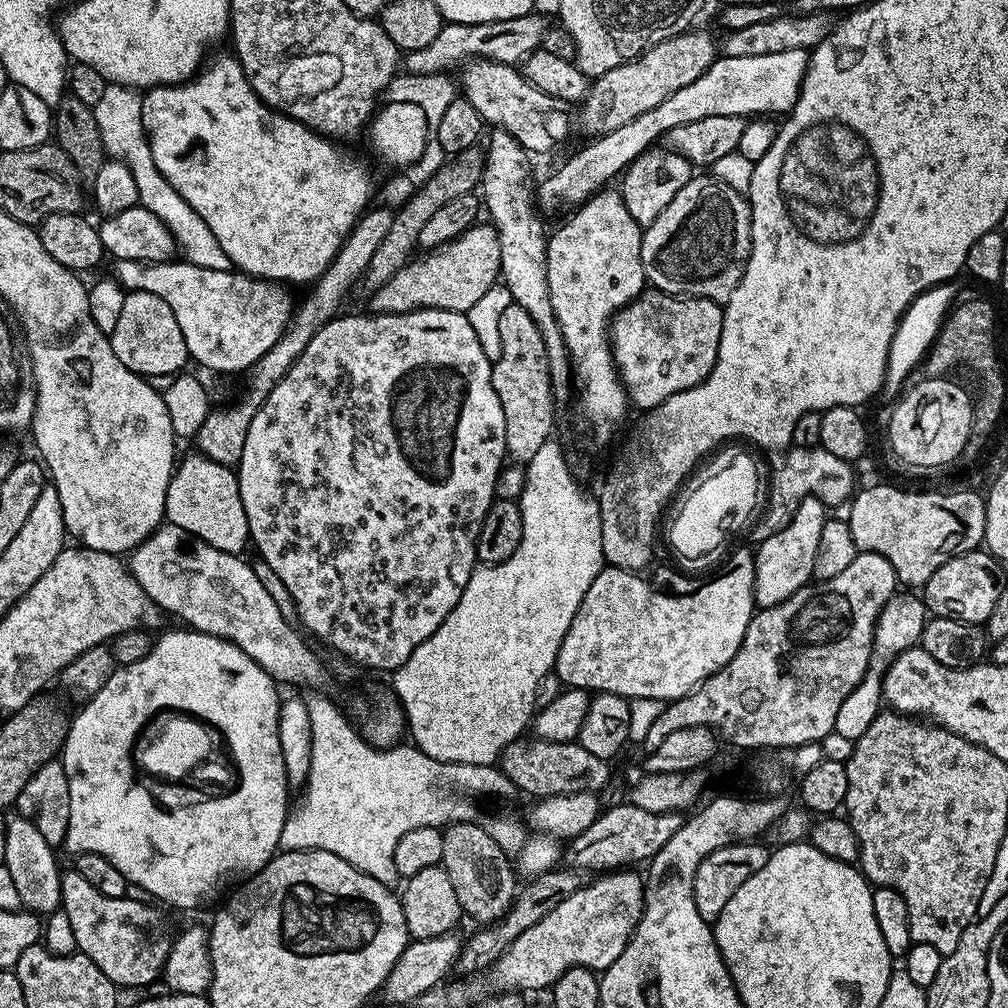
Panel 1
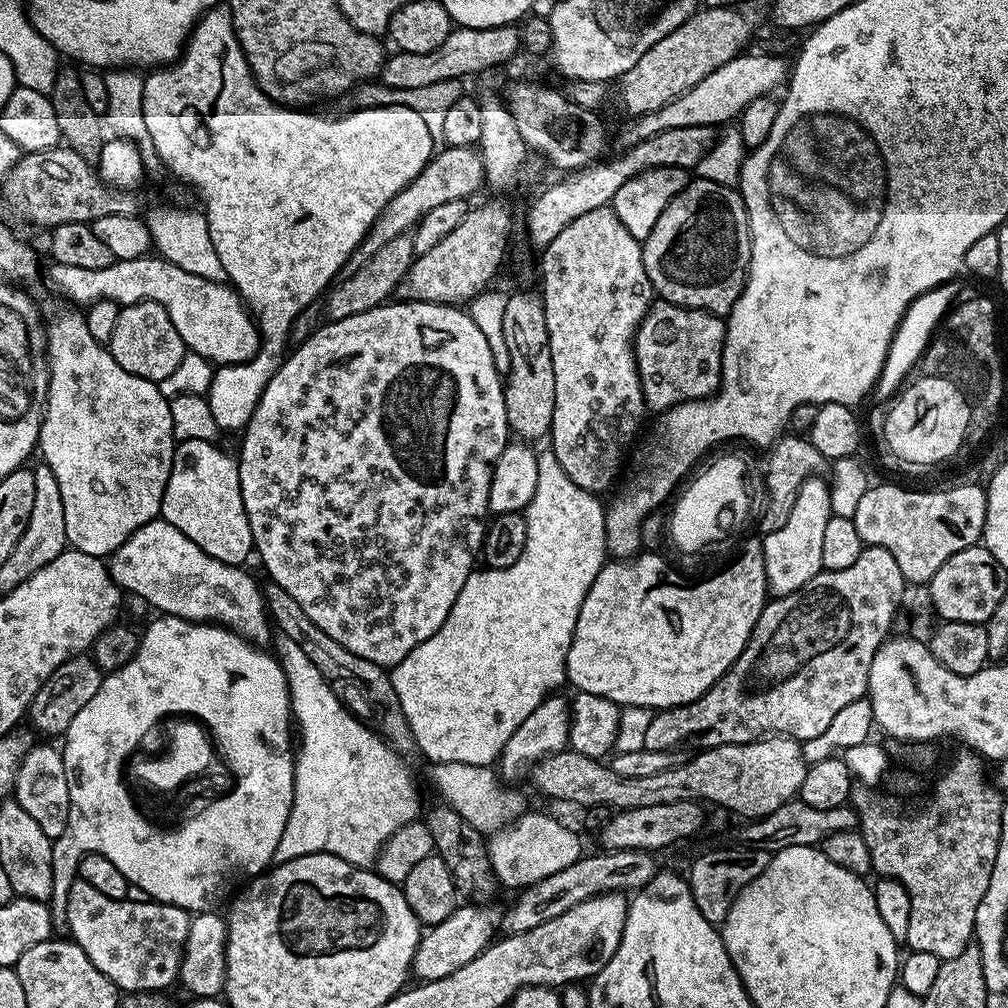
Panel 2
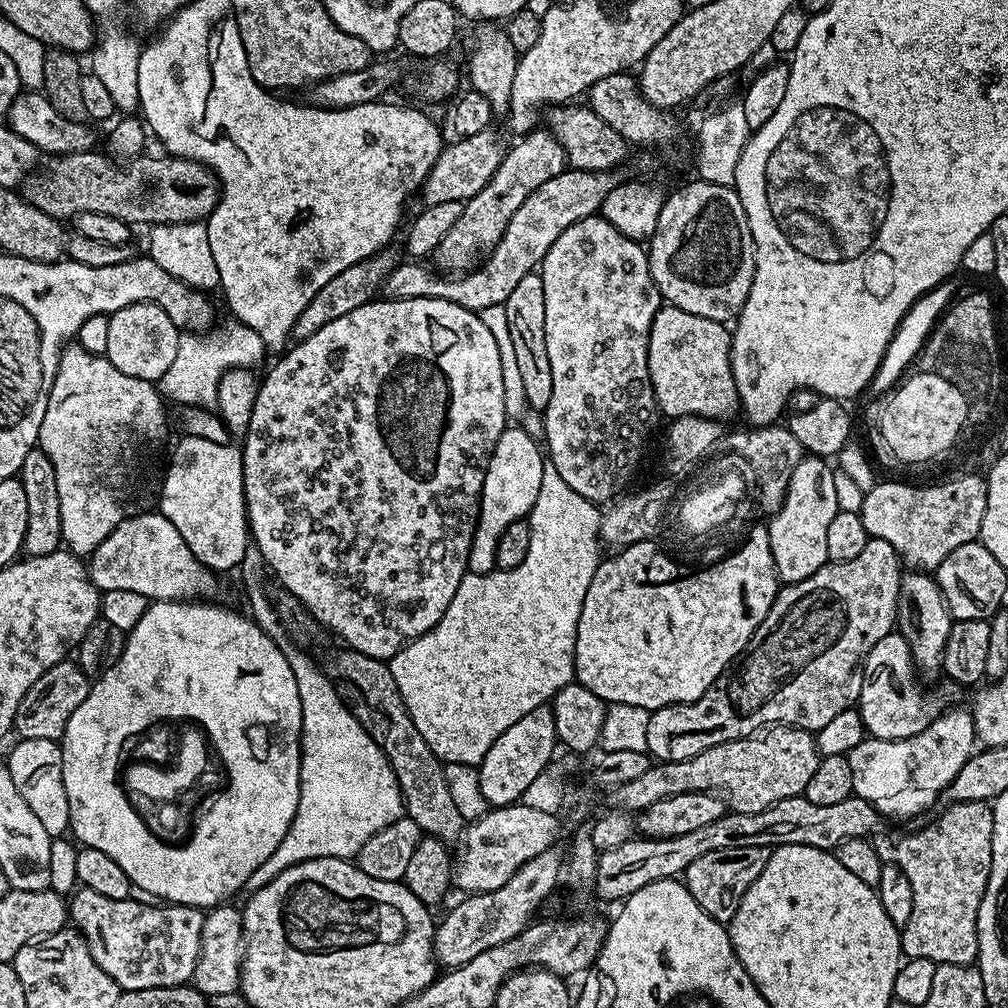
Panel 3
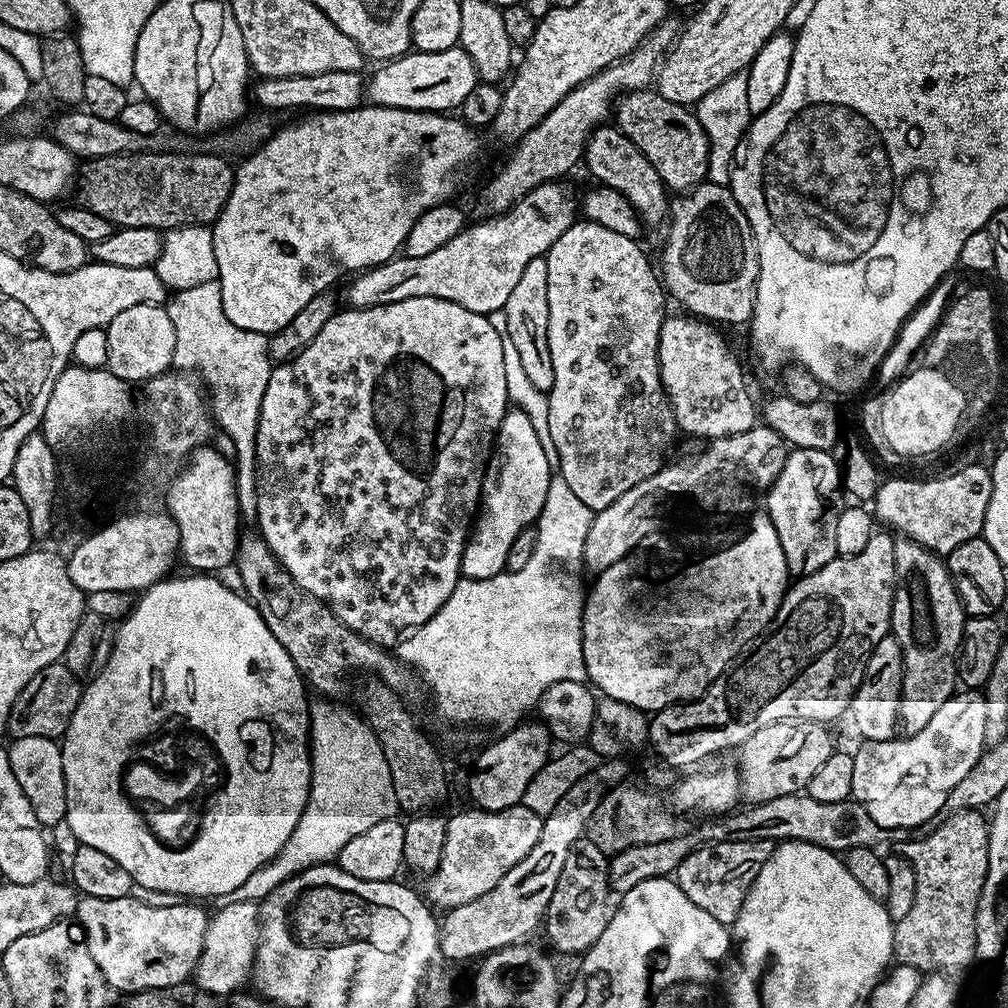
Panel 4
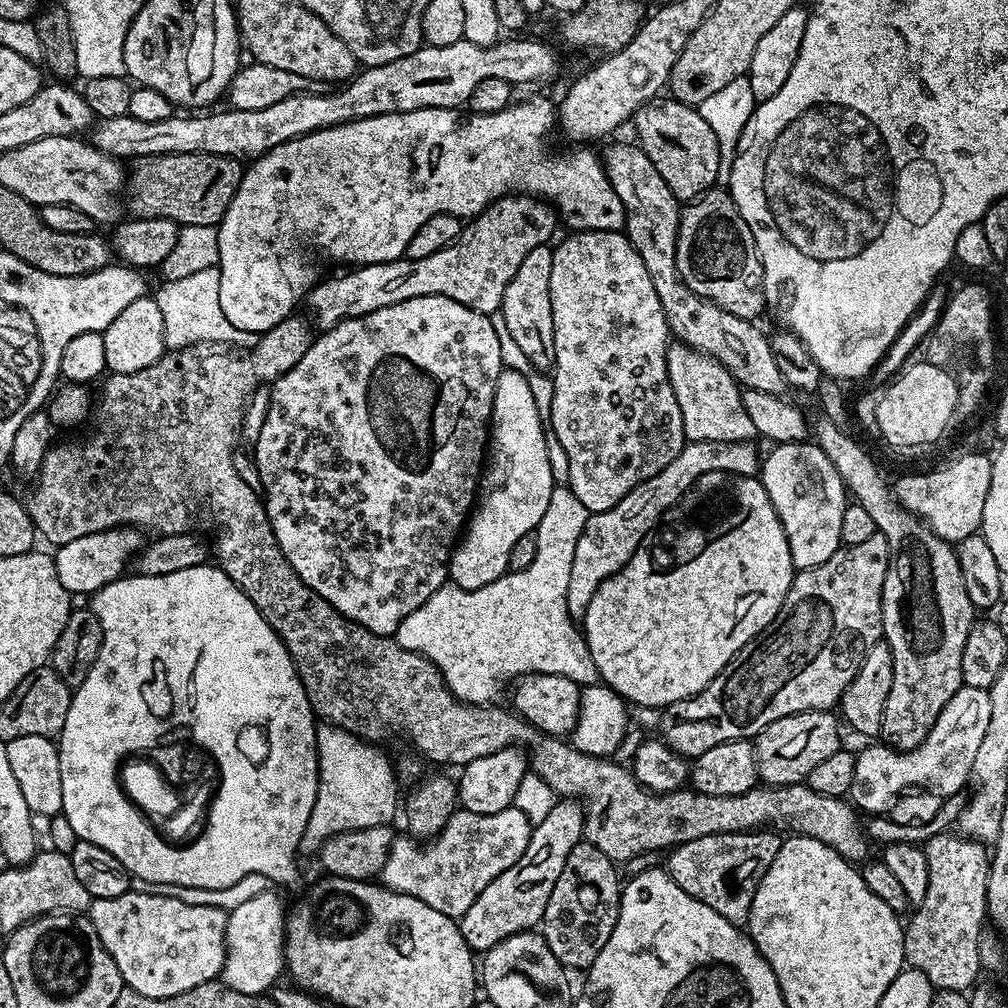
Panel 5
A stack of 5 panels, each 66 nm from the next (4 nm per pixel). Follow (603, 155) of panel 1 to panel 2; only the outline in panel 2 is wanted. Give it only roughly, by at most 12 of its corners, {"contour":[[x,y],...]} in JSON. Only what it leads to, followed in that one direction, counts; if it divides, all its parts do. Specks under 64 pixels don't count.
{"contour":[[735,56],[674,102],[635,117],[620,148],[662,130],[724,126],[790,75],[776,56]]}

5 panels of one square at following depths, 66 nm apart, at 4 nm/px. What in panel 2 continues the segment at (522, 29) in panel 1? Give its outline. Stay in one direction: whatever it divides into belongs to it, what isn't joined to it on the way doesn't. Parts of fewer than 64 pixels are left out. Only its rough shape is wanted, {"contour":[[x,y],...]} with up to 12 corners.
{"contour":[[453,27],[430,54],[393,51],[378,80],[461,79],[521,51],[519,27]]}

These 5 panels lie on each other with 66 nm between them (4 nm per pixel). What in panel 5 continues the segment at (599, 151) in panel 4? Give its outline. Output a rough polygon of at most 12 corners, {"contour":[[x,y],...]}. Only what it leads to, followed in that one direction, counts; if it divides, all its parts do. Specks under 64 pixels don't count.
{"contour":[[639,143],[602,152],[671,335],[744,388],[783,393],[769,337],[694,294],[681,201]]}

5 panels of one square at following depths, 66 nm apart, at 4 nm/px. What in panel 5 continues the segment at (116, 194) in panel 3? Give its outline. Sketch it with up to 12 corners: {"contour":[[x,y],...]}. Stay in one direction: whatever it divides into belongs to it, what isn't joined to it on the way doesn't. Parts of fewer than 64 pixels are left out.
{"contour":[[146,156],[126,176],[129,217],[219,225],[245,165]]}

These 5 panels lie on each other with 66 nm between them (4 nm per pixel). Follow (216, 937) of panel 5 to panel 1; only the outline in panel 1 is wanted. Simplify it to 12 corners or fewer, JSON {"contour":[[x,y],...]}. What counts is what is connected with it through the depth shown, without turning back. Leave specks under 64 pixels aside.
{"contour":[[65,871],[77,949],[117,986],[161,979],[168,920]]}

